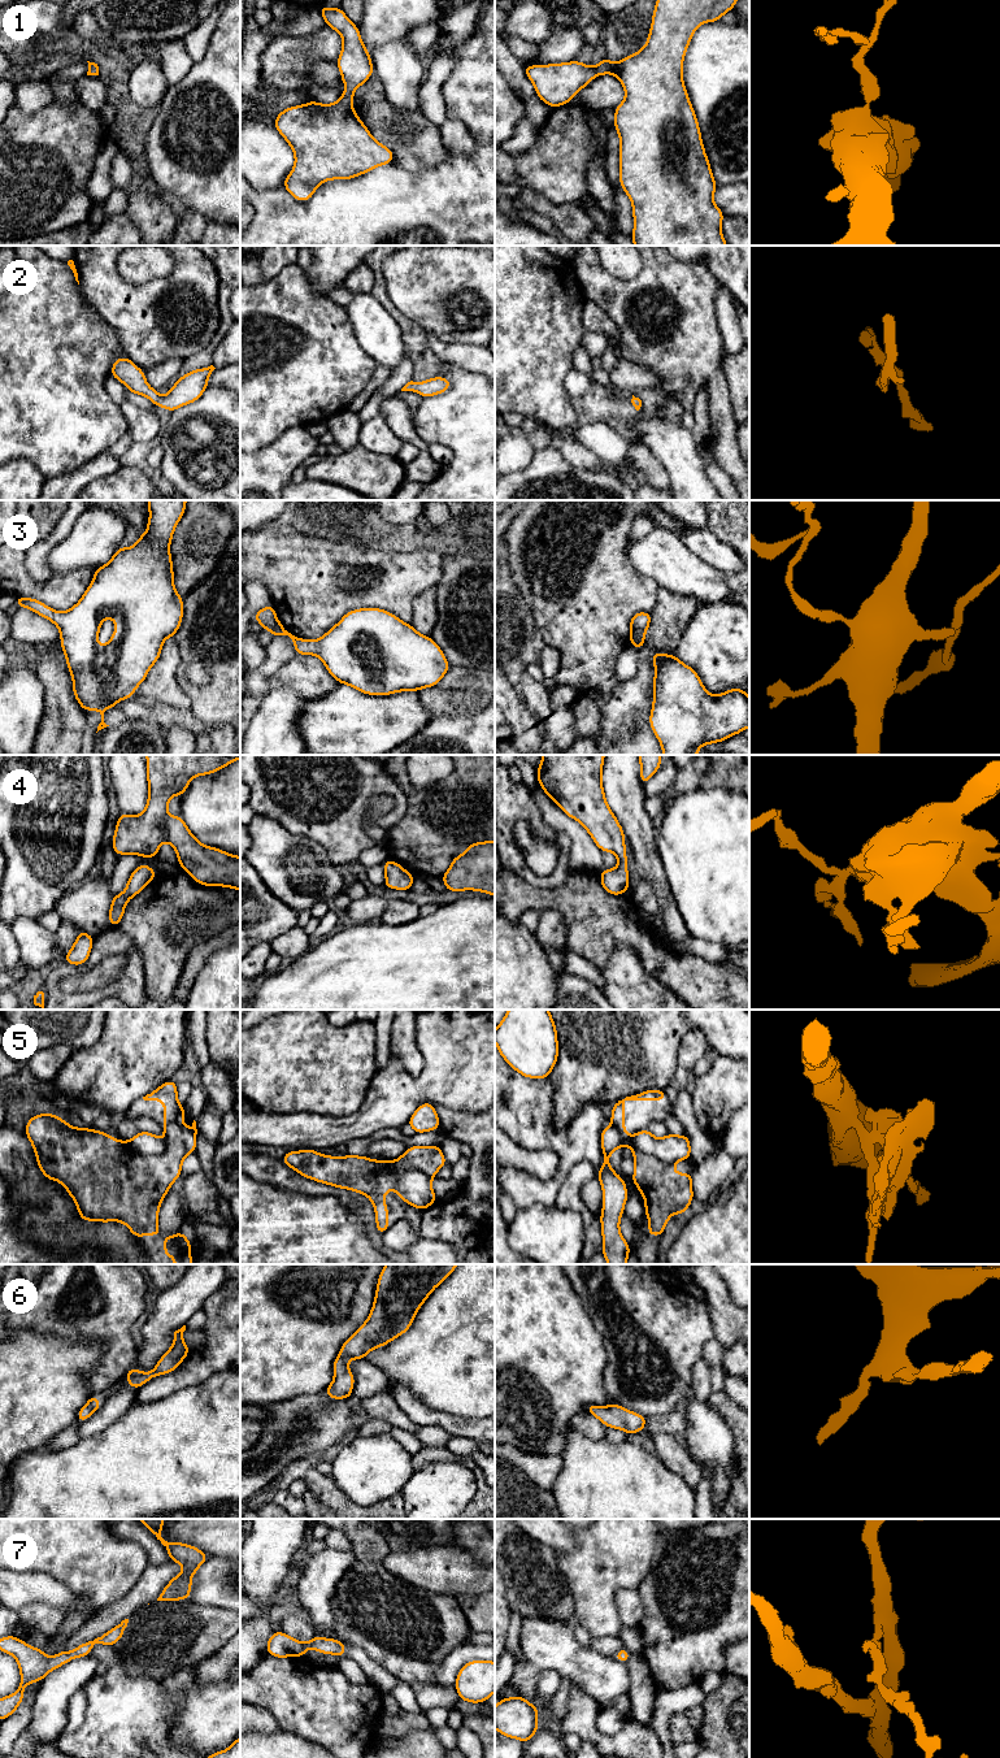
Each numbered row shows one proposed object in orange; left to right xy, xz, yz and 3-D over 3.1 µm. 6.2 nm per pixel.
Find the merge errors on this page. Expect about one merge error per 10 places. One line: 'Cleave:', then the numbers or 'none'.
Cleave: 5

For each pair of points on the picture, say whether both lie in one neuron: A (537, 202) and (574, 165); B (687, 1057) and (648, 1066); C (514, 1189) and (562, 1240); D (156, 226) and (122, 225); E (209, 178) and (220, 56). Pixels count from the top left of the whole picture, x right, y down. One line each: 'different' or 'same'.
A: different
B: different
C: different
D: different
E: same

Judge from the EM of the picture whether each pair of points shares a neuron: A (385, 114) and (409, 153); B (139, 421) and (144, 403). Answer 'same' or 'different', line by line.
A: same
B: different

